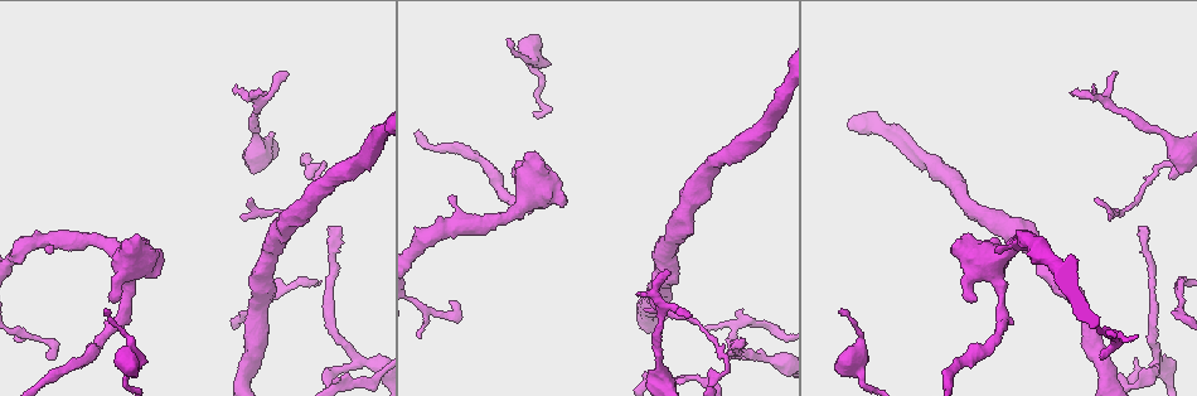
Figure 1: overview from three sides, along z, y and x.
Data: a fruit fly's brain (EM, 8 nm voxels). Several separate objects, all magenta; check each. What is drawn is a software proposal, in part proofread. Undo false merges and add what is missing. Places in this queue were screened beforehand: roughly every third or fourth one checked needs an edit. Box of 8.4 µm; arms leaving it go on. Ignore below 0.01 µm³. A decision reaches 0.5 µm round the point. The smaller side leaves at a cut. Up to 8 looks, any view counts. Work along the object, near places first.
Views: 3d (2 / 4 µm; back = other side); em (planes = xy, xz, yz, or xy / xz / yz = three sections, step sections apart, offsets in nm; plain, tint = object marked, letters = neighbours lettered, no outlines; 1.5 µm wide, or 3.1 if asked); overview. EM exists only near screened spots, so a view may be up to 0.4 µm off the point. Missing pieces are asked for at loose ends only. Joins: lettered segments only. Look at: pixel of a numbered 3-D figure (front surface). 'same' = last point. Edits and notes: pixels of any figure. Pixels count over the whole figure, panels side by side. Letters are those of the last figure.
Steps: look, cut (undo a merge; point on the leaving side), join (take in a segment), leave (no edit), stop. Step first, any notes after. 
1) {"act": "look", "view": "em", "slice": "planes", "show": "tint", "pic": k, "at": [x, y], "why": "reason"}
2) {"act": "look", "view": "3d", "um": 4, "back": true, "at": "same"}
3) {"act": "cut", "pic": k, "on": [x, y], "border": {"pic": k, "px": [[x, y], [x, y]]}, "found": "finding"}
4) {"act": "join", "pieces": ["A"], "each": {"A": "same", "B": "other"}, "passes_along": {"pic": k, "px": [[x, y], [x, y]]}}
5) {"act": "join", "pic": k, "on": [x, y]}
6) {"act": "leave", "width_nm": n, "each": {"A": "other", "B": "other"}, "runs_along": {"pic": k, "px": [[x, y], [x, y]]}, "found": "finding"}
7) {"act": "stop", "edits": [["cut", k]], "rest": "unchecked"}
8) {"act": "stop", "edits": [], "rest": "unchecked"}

{"act": "look", "view": "em", "slice": "planes", "show": "letters", "pic": 1, "at": [510, 38], "why": "thin end"}

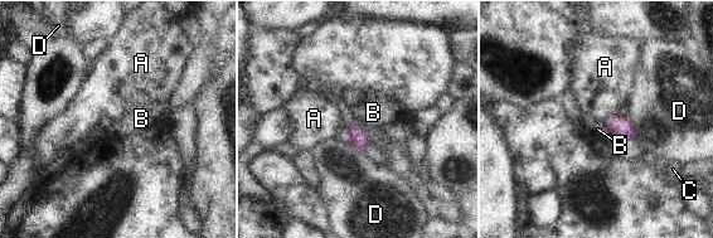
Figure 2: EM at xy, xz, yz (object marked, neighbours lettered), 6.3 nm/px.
{"act": "leave", "each": {"A": "other", "B": "other", "C": "other", "D": "other"}, "found": "none of them fits"}

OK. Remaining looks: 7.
{"act": "look", "view": "3d", "um": 2, "back": true, "pic": 1, "at": [46, 251], "why": "branch stops here"}

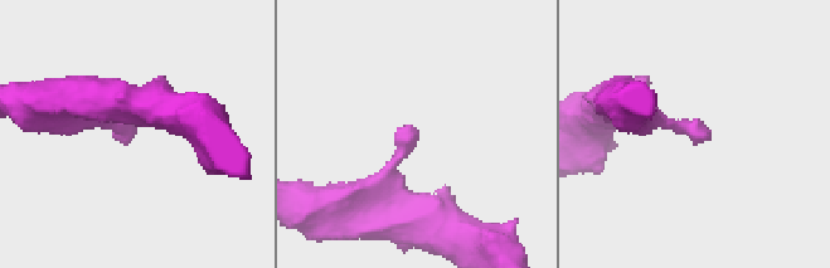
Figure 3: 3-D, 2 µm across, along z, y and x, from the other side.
{"act": "look", "view": "em", "slice": "xy", "step": 8, "show": "tint", "pic": 3, "at": [128, 134]}

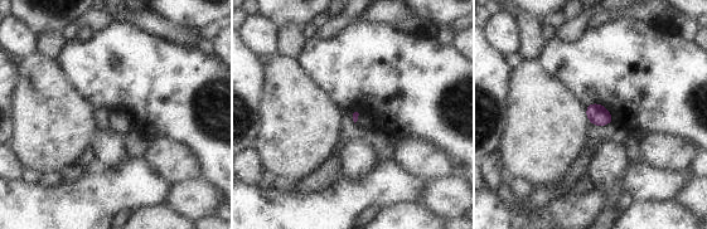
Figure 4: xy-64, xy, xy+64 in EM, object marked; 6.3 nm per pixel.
{"act": "look", "view": "em", "slice": "planes", "show": "letters", "at": "same"}

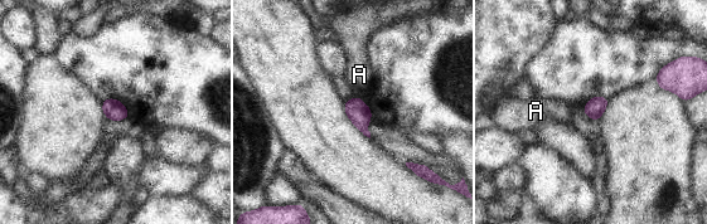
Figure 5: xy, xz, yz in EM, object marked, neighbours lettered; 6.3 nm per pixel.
{"act": "leave", "each": {"A": "other"}, "border": {"pic": 5, "px": [[354, 96], [361, 98]]}, "found": "no lettered segment goes on from it"}

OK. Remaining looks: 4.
{"act": "look", "view": "em", "slice": "yz", "step": 8, "show": "letters", "pic": 1, "at": [740, 337], "why": "thin end"}

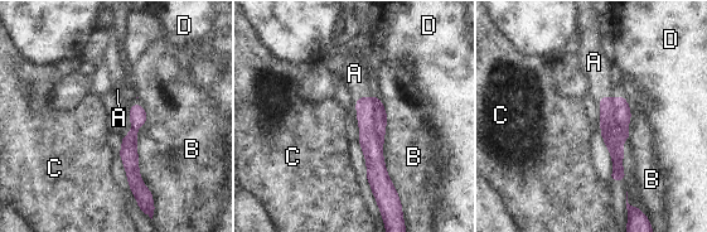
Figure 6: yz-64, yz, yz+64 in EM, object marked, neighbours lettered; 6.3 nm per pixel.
{"act": "look", "view": "em", "slice": "planes", "show": "letters", "at": "same"}

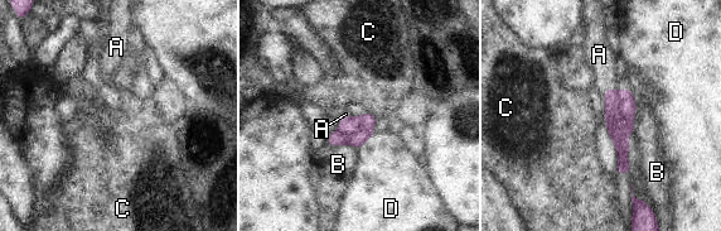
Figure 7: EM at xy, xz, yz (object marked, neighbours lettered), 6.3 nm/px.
{"act": "join", "pieces": ["A"], "width_nm": 160, "each": {"A": "same", "B": "other", "C": "other", "D": "other"}, "passes_along": {"pic": 7, "px": [[620, 106], [605, 90], [599, 54]]}, "found": "the neuron continues"}

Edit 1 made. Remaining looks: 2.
{"act": "stop", "edits": [["join", 7]], "rest": "unchecked"}

